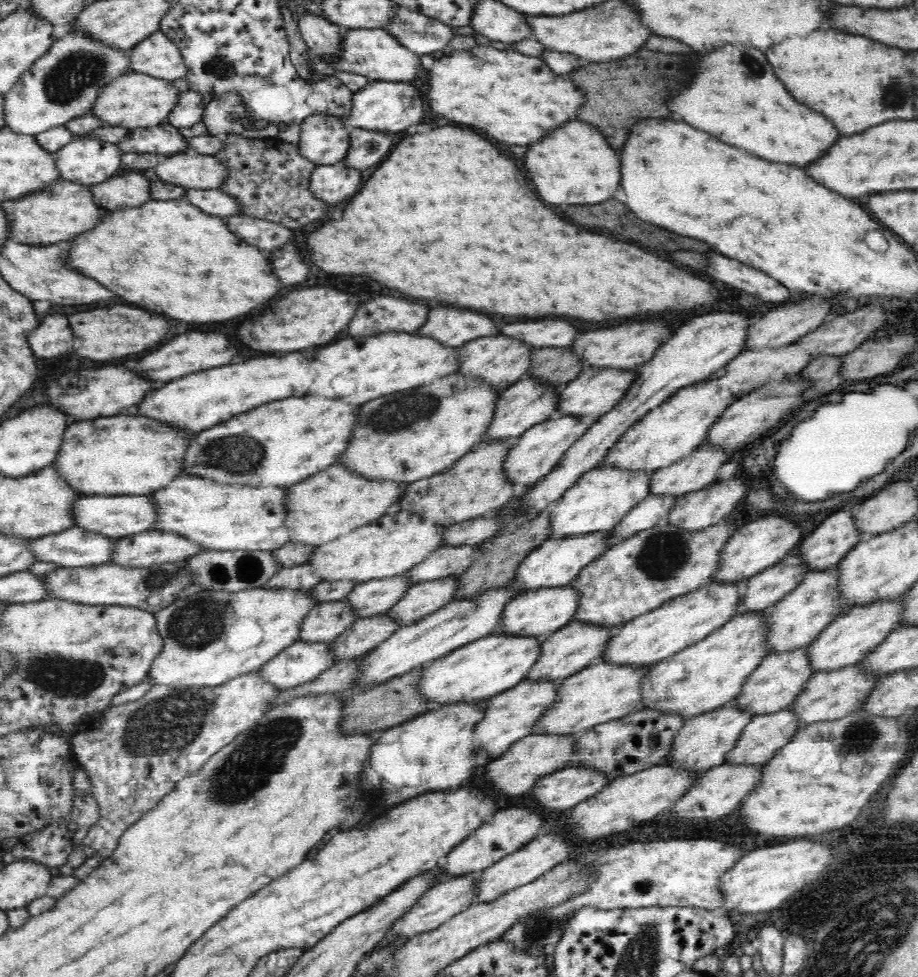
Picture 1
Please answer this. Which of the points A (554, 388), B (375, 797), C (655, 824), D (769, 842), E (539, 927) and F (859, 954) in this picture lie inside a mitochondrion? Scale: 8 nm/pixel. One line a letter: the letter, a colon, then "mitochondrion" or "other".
A: other
B: mitochondrion
C: other
D: other
E: mitochondrion
F: mitochondrion

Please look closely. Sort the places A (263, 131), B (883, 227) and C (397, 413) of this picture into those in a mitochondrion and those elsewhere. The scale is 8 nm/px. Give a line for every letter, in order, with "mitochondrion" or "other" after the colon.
A: other
B: other
C: mitochondrion

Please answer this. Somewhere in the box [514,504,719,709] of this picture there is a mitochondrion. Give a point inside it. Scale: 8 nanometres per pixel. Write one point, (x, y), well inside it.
(663, 553)

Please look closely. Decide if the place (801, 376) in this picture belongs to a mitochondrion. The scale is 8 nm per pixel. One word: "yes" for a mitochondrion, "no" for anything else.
no

